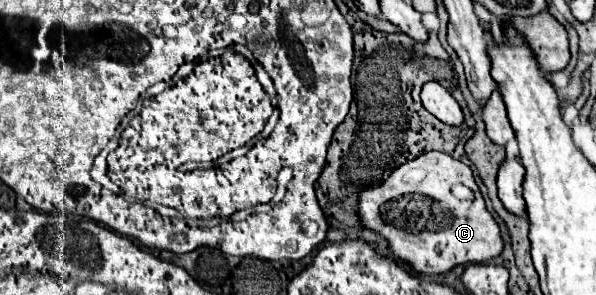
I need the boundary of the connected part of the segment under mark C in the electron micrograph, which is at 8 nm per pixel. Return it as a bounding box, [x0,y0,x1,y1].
[357,152,503,274]

